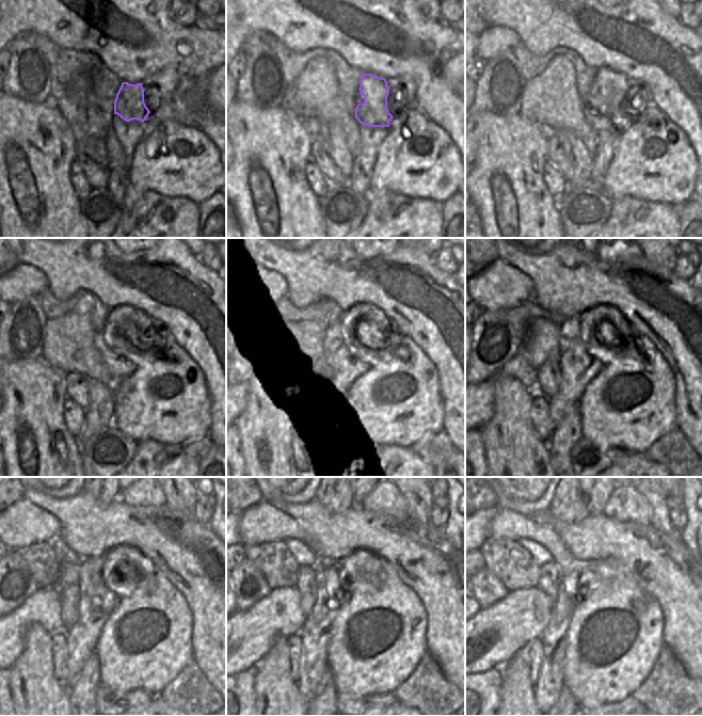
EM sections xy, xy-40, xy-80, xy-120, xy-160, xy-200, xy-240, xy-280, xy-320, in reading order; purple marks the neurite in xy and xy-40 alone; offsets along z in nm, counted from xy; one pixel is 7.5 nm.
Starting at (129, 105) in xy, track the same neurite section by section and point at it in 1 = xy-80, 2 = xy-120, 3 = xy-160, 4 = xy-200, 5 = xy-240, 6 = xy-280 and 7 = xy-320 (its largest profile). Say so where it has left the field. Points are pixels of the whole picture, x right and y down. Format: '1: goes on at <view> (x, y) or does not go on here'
1: goes on at xy-80 (612, 85)
2: goes on at xy-120 (131, 319)
3: goes on at xy-160 (345, 368)
4: goes on at xy-200 (577, 367)
5: goes on at xy-240 (97, 602)
6: goes on at xy-280 (331, 595)
7: goes on at xy-320 (547, 688)

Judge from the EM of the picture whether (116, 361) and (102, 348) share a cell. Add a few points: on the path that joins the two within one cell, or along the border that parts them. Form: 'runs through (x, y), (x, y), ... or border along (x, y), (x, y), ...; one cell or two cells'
runs through (113, 359), (106, 351); one cell

